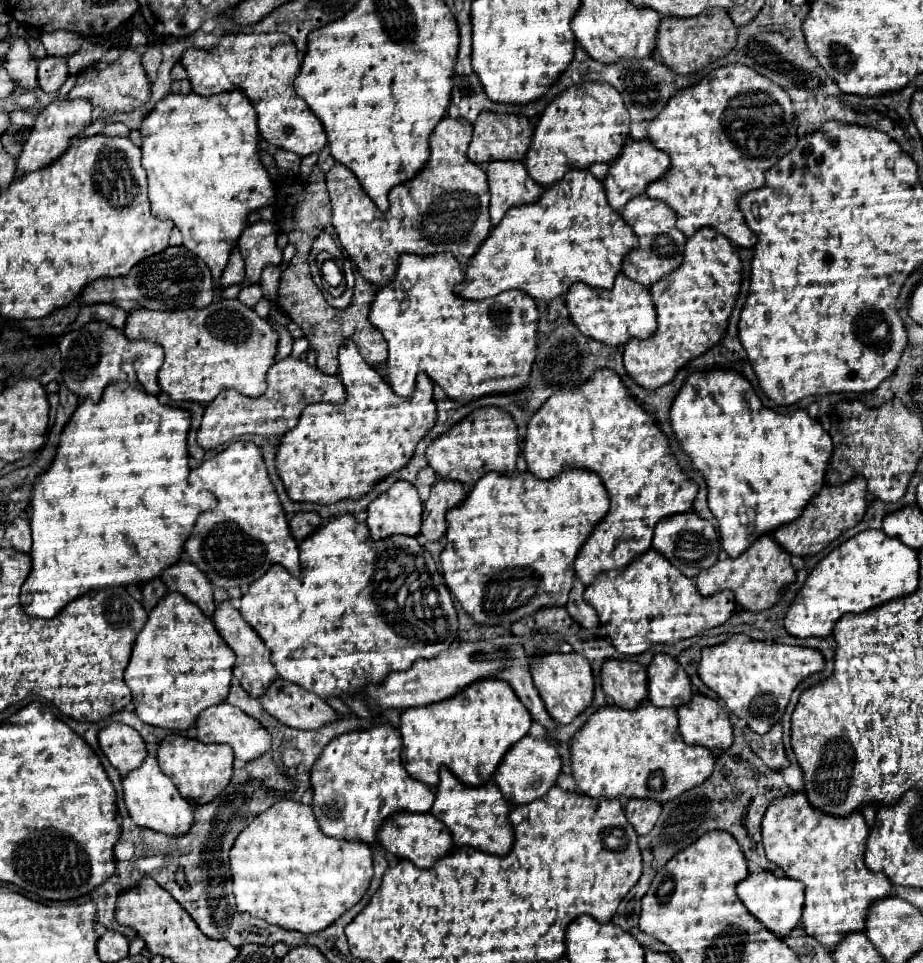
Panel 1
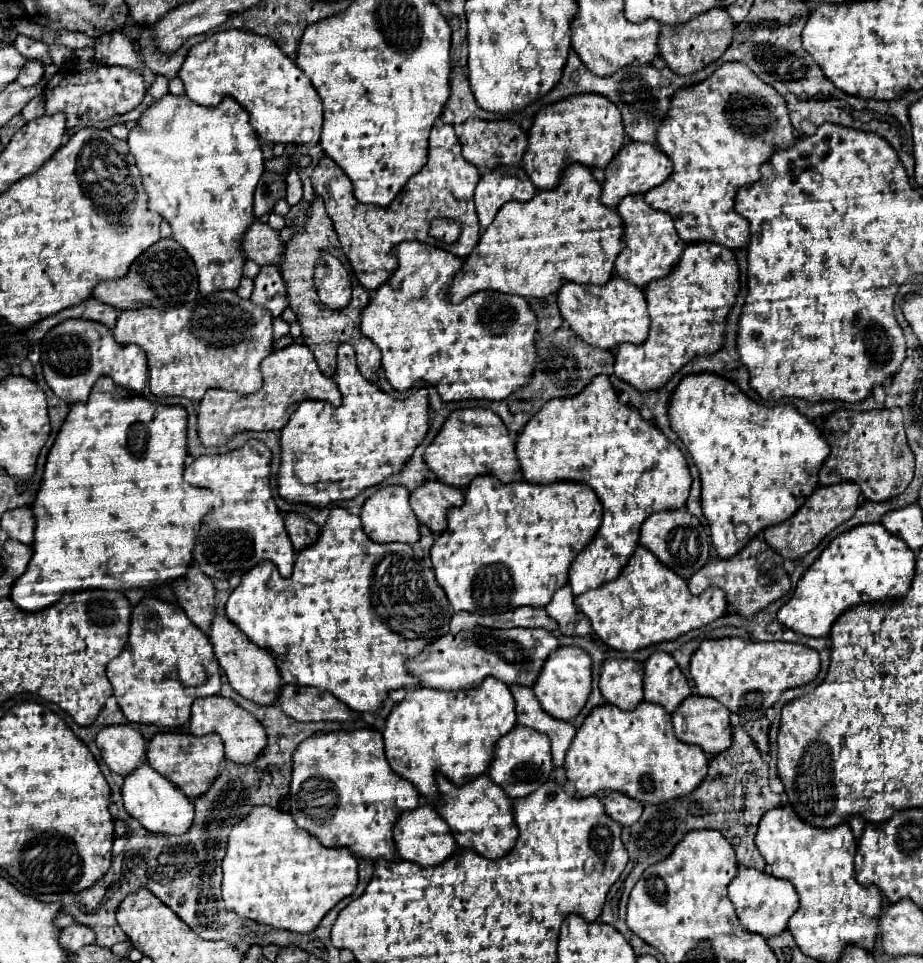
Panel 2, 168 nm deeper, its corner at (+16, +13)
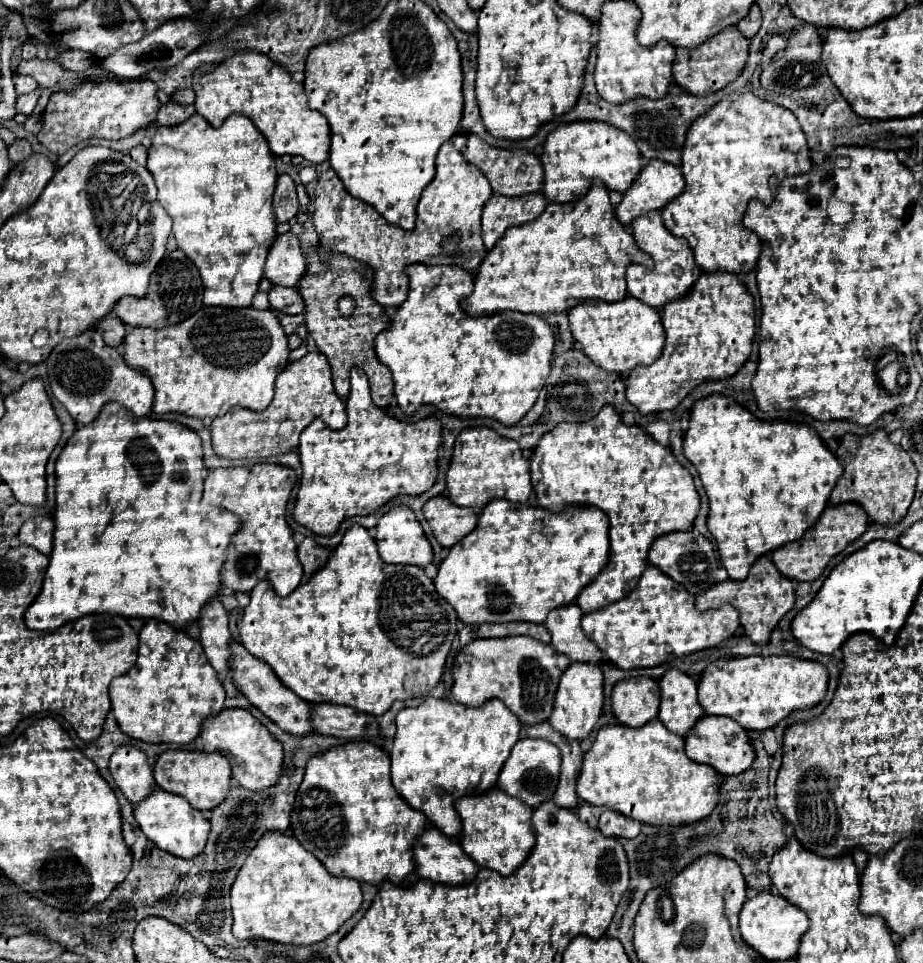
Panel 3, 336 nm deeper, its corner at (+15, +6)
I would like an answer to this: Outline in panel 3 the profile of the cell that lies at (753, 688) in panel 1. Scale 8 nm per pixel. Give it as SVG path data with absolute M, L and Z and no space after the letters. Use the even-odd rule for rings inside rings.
M731 657L707 665L699 681L699 705L707 715L731 717L747 731L773 729L795 709L811 709L825 699L829 673L821 663L793 657Z

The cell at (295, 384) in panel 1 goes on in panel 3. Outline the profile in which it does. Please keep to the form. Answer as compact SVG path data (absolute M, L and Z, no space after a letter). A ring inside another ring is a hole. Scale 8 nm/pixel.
M307 353L303 359L289 363L285 371L277 377L275 399L265 411L253 413L237 407L233 409L233 413L213 419L211 423L213 449L217 451L217 455L227 459L283 455L297 449L301 431L317 417L323 419L323 423L335 431L347 425L345 401L337 397L333 389L327 357L321 353Z

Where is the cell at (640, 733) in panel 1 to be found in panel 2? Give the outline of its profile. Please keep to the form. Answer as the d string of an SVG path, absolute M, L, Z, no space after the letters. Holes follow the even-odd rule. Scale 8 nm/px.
M640 702L634 710L620 710L618 706L602 704L592 708L582 726L576 730L576 738L566 752L564 770L566 778L576 786L578 796L592 796L600 790L620 790L642 804L658 804L668 798L690 794L708 772L708 756L700 746L680 742L674 736L670 714L660 704Z

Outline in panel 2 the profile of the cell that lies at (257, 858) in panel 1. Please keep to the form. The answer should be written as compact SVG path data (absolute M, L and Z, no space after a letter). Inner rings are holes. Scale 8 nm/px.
M254 806L248 816L236 822L228 836L222 870L222 898L226 910L234 910L244 918L292 932L314 930L320 924L320 918L324 918L324 914L342 898L350 896L358 884L358 858L352 856L348 848L322 846L320 840L296 826L292 814L272 806Z

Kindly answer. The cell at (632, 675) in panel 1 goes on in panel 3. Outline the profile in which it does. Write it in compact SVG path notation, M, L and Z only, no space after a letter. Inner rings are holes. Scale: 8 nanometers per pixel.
M635 677L619 681L611 695L611 705L617 721L627 727L643 727L657 717L661 693L657 681Z

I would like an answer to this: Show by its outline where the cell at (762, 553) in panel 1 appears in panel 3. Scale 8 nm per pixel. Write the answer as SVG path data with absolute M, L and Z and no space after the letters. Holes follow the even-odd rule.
M759 557L755 561L755 565L749 571L749 577L745 581L723 581L719 585L713 585L709 591L701 593L697 597L697 609L699 611L707 611L707 609L717 609L725 603L731 603L741 617L741 625L747 633L747 637L757 643L757 645L767 645L771 631L777 627L777 623L781 621L781 617L793 609L795 605L795 587L787 577L781 577L781 573L777 571L777 567L773 565L771 557Z

